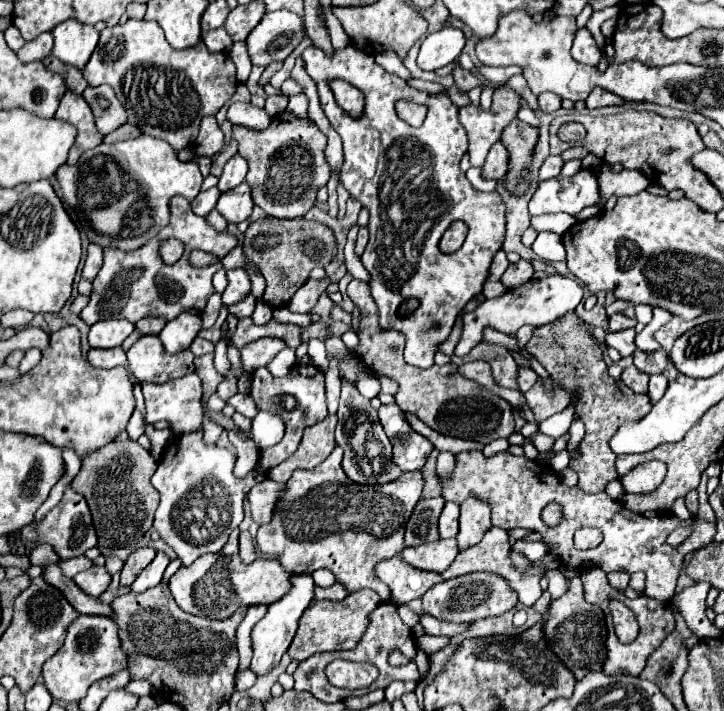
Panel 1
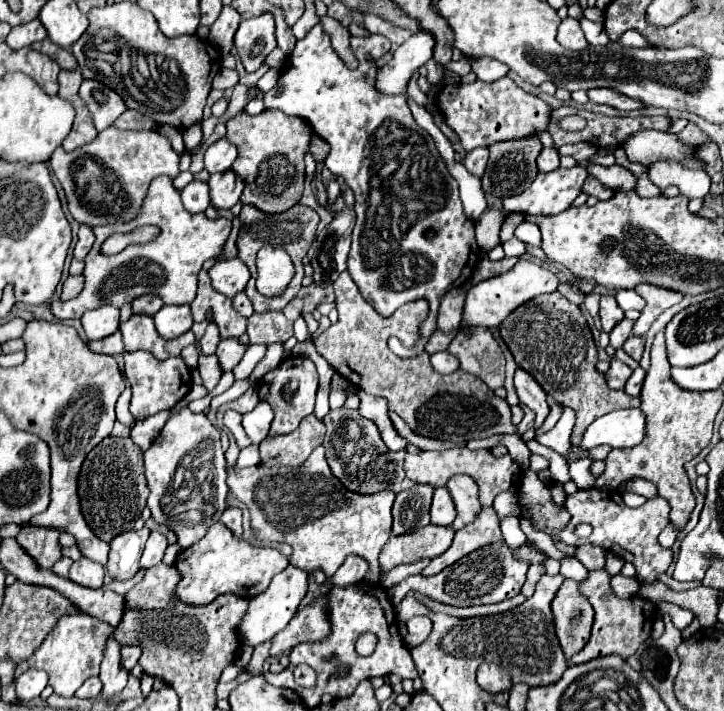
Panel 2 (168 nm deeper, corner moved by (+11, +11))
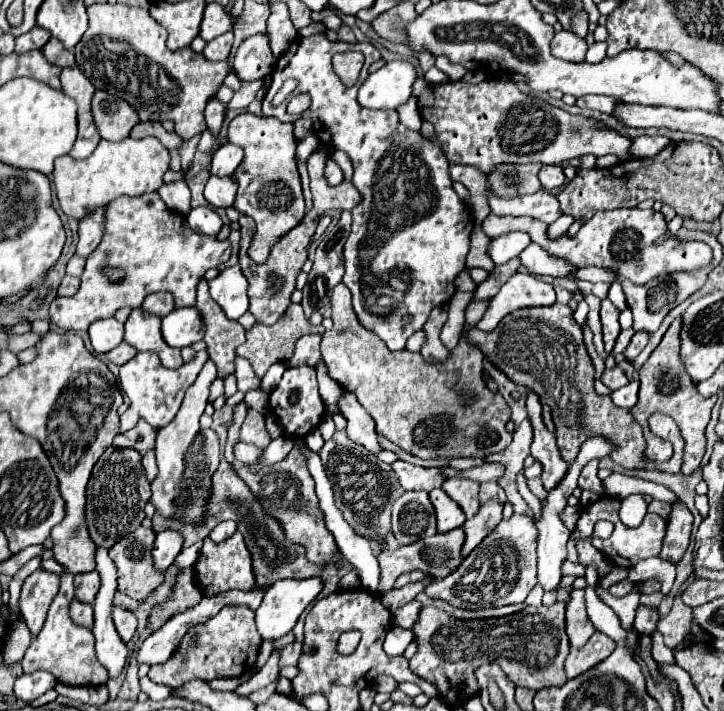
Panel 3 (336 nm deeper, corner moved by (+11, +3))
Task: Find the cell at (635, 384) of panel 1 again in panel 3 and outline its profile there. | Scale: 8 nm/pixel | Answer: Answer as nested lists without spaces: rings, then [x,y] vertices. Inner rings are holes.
[[[615,365],[613,369],[605,369],[605,373],[601,375],[601,381],[611,389],[611,391],[617,391],[621,389],[623,385],[629,383],[629,379],[625,377],[625,373]]]

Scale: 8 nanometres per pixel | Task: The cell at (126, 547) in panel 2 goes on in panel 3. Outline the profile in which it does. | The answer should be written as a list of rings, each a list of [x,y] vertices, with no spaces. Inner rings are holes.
[[[139,527],[109,549],[109,557],[117,565],[119,591],[135,601],[145,599],[163,581],[163,571],[155,569],[151,561],[153,541],[155,531]]]

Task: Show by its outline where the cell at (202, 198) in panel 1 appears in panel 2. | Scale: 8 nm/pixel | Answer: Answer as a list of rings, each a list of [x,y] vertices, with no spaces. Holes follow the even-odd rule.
[[[191,181],[183,191],[181,191],[183,205],[189,213],[205,213],[209,207],[209,187],[203,181]]]

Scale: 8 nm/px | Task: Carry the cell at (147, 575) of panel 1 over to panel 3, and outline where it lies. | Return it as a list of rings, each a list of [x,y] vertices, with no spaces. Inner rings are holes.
[[[175,531],[157,533],[153,543],[153,565],[157,569],[167,569],[177,557],[177,553],[181,551],[181,545],[183,545],[183,539],[179,533]]]

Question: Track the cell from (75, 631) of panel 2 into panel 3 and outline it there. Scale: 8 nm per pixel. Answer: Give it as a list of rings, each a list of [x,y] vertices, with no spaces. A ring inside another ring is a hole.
[[[63,573],[61,575],[61,589],[57,597],[51,603],[47,621],[39,635],[33,637],[21,665],[25,673],[33,671],[49,671],[59,683],[71,685],[71,687],[83,687],[83,685],[105,685],[107,673],[105,667],[95,657],[95,645],[93,645],[93,633],[87,627],[79,627],[71,621],[67,611],[67,597],[73,597],[73,575]]]

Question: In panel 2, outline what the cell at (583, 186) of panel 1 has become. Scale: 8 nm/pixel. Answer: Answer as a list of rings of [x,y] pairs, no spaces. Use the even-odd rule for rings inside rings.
[[[575,165],[571,169],[559,167],[551,173],[539,173],[529,189],[521,195],[505,197],[503,209],[507,213],[531,213],[531,215],[557,215],[571,207],[573,199],[581,193],[581,185],[587,179],[587,169]]]

